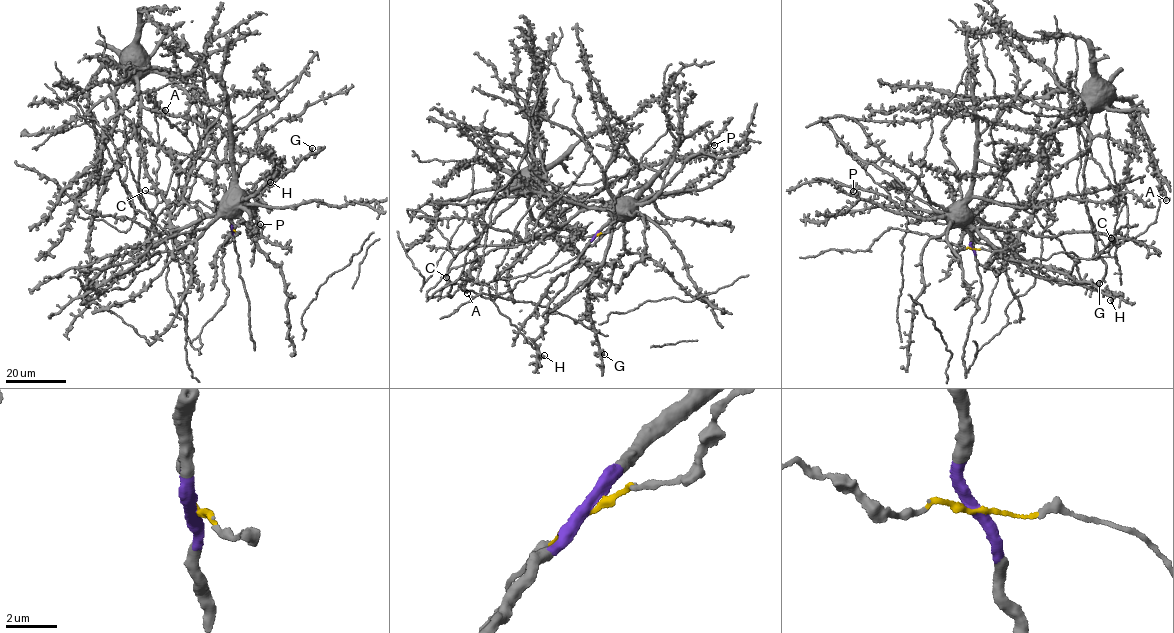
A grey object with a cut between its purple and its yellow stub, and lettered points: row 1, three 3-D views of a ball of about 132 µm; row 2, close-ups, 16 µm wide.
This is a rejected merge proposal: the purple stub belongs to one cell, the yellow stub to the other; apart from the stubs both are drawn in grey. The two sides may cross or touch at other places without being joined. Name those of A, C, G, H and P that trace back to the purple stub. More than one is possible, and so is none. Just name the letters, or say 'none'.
G, H, P

